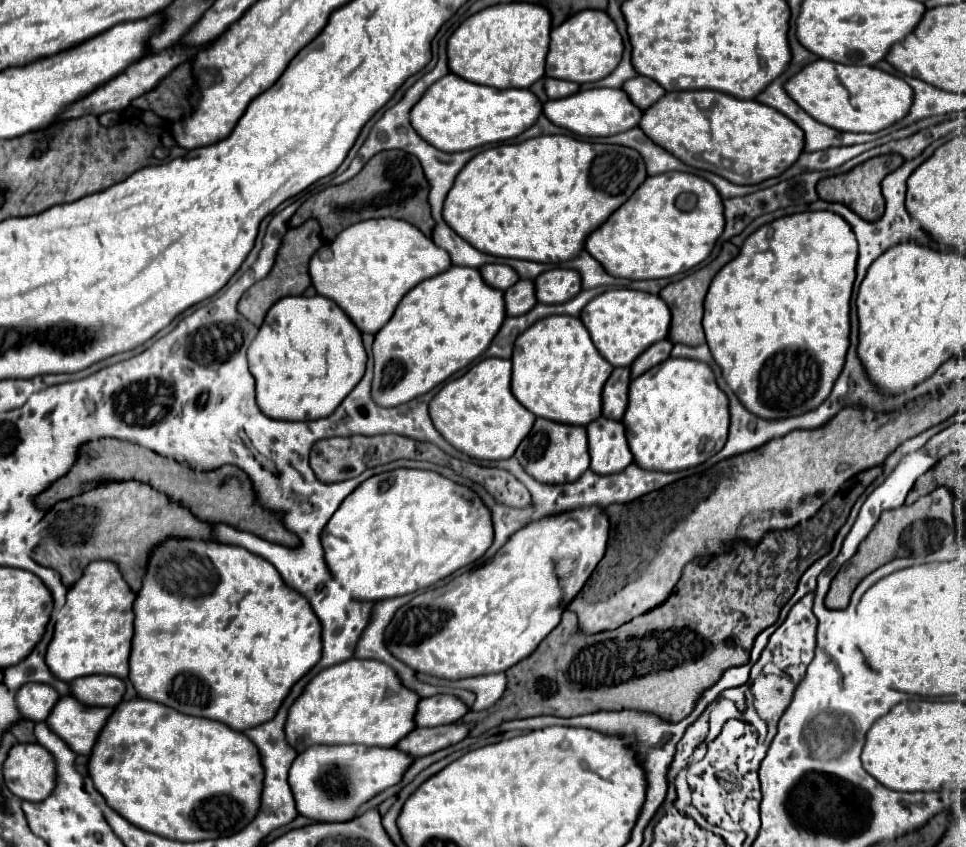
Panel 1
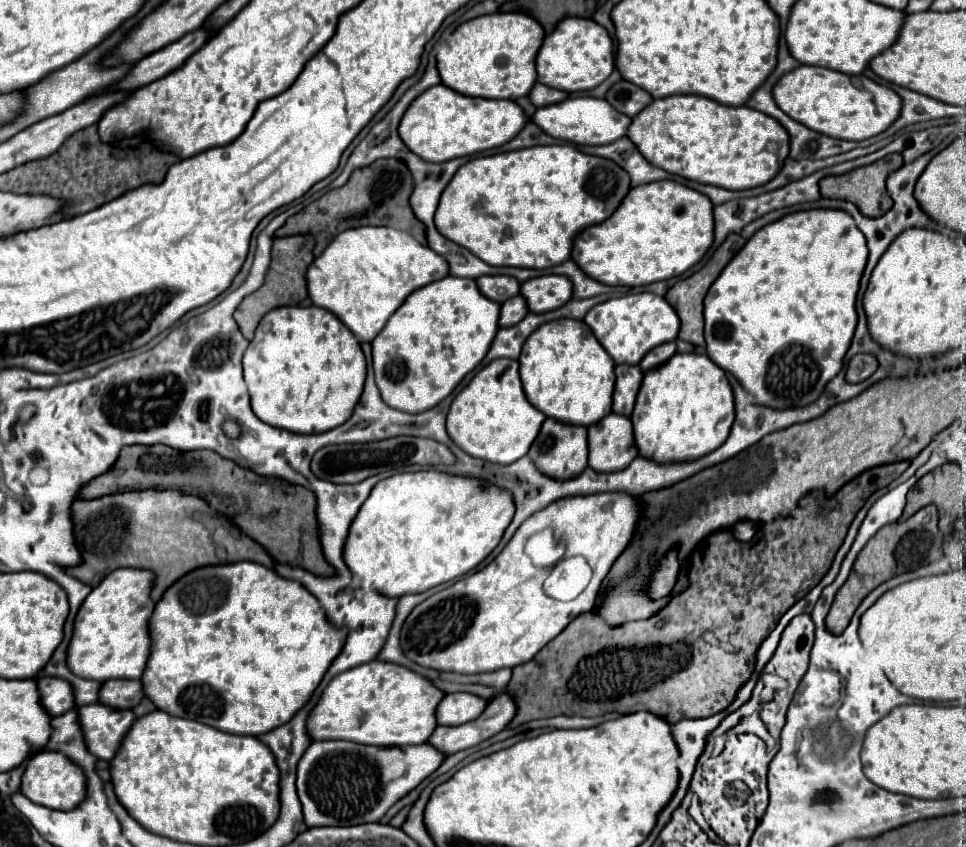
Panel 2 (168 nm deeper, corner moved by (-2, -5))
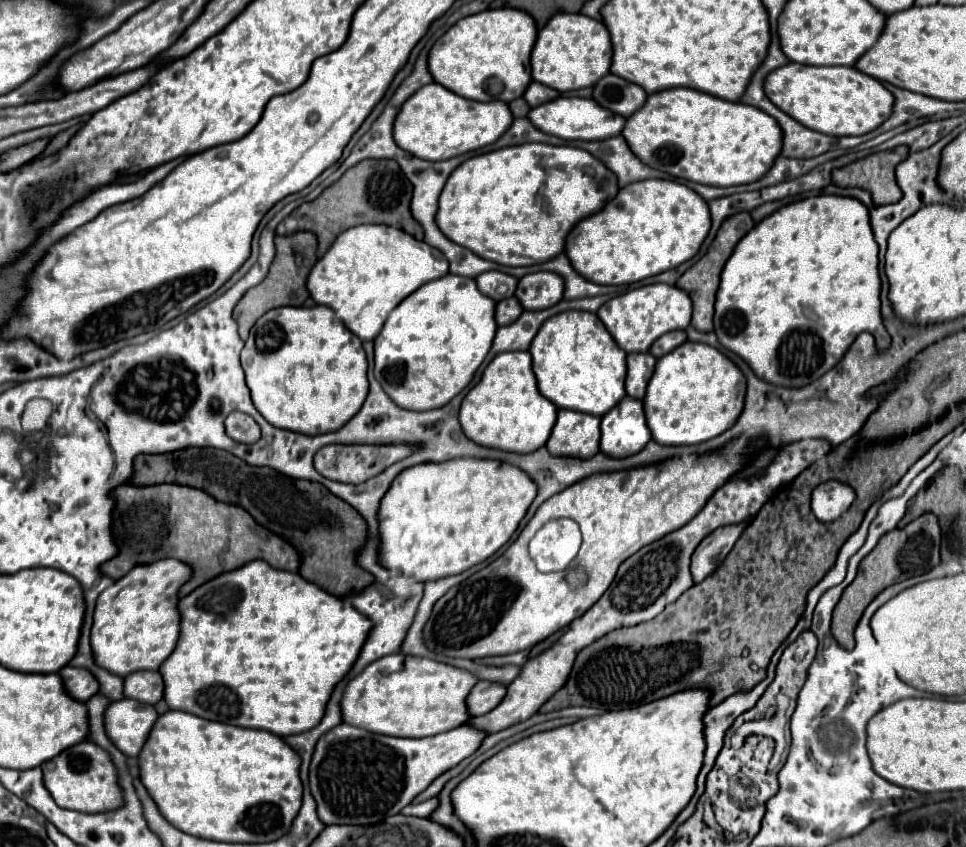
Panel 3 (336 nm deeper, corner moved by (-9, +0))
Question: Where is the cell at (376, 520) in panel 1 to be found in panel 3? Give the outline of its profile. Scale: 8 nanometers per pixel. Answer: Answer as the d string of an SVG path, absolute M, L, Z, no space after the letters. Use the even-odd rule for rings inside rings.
M454 459L444 463L422 463L404 469L396 475L390 489L380 501L378 509L378 561L390 571L420 579L436 581L442 577L458 575L494 555L518 529L520 519L526 515L536 485L514 465L492 459Z

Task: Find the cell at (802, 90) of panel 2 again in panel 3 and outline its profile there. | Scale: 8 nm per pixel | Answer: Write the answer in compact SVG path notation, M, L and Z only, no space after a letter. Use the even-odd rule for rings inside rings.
M788 63L780 69L774 69L764 83L764 91L768 99L780 107L784 113L794 117L798 123L806 125L808 129L816 129L826 135L844 137L844 135L864 135L878 129L894 109L894 95L874 77L864 75L856 67L814 67L814 65L800 65Z

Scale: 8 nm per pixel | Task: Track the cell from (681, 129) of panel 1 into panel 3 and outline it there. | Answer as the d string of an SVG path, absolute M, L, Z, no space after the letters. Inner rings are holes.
M686 87L648 95L644 107L628 117L622 135L646 165L672 177L716 187L762 179L772 169L782 147L782 131L772 115L746 103L730 103Z

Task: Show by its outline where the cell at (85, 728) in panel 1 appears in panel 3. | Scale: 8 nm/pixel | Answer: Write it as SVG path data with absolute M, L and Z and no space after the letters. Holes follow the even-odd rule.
M120 699L106 707L104 729L108 739L128 757L136 757L156 721L158 713L152 705Z

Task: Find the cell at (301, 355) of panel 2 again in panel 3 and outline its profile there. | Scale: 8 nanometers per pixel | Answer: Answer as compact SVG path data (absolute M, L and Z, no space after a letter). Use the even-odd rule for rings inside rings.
M324 305L314 307L278 307L254 323L242 349L242 369L252 393L252 401L262 417L280 427L306 435L320 435L340 429L362 407L368 395L368 361L362 341L348 331L342 319Z

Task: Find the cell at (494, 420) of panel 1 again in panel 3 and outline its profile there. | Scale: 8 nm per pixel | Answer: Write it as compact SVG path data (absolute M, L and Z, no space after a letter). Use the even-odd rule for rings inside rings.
M512 351L496 355L484 369L480 383L476 383L462 399L458 421L464 435L478 445L512 453L528 453L546 443L556 423L556 411L556 405L540 395L536 387L530 353Z

